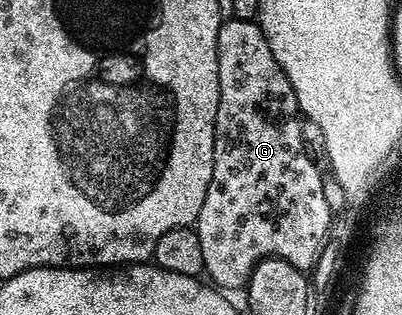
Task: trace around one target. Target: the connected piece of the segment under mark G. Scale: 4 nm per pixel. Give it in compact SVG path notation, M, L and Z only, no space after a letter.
M234 16L224 21L217 36L217 68L221 92L215 121L213 180L209 180L209 192L205 192L205 204L201 204L193 229L201 240L206 277L216 287L232 292L238 286L246 287L262 258L280 258L293 268L310 271L327 238L332 213L323 191L324 175L319 174L303 143L304 123L299 119L293 84L277 64L258 21L246 22Z

